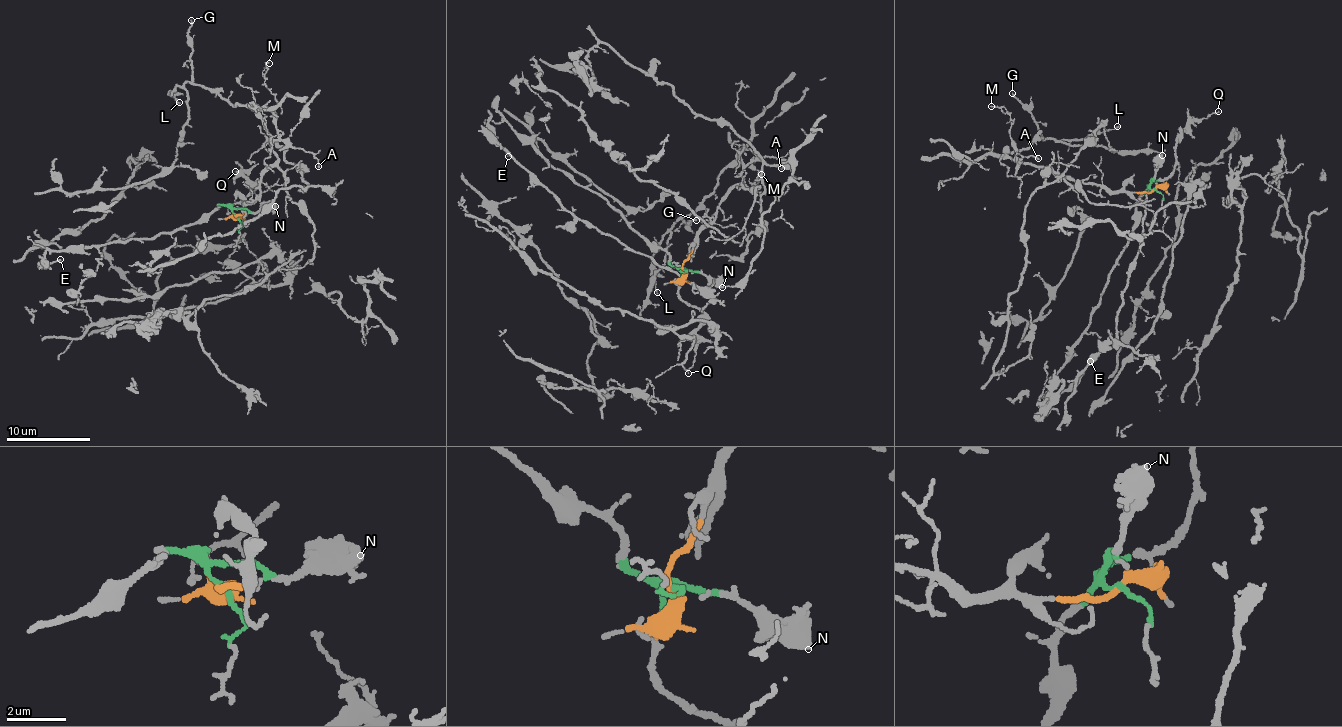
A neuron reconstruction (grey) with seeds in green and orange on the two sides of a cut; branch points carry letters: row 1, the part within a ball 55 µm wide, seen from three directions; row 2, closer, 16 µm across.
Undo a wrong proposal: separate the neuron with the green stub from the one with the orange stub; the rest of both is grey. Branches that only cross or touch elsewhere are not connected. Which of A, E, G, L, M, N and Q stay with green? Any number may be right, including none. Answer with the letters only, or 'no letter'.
E, N, Q

